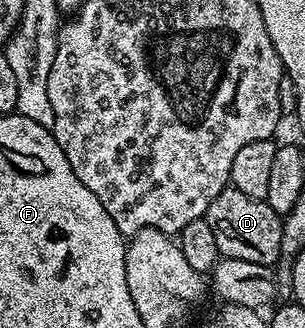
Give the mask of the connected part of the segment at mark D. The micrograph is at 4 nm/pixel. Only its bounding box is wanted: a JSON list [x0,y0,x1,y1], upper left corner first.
[205,187,283,266]

